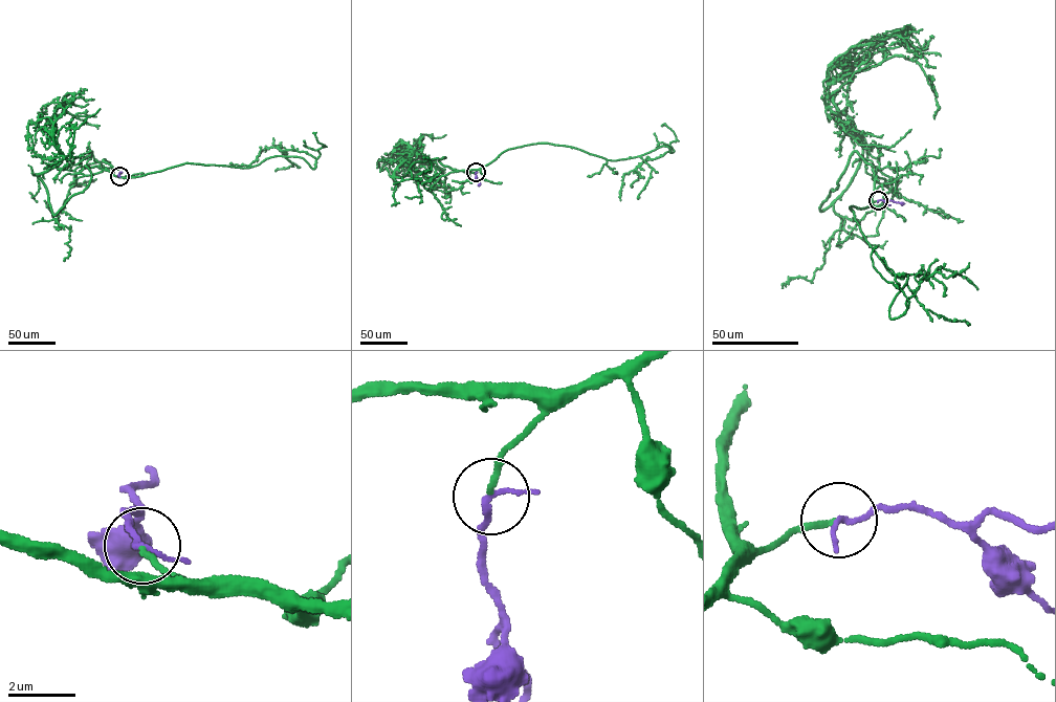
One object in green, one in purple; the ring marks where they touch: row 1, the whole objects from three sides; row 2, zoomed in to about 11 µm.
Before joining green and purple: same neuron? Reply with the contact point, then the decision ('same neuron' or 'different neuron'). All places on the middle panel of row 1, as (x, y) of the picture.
(476, 172) | same neuron

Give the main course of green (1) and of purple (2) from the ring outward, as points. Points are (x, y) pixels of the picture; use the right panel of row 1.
1: (877, 200), (850, 206), (888, 271), (907, 277), (889, 317), (901, 315), (919, 281), (939, 267), (977, 289)
2: (878, 200), (904, 203)

